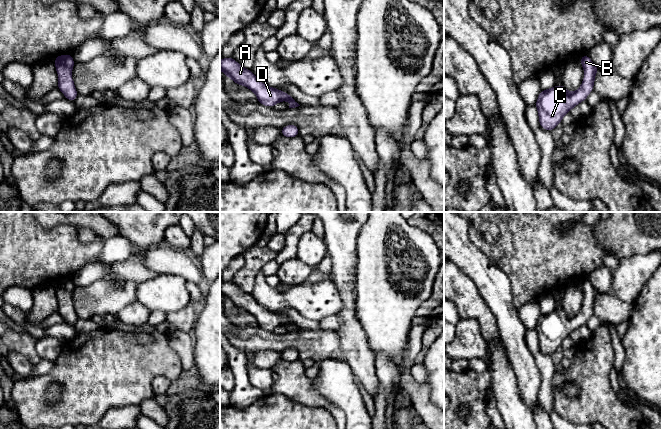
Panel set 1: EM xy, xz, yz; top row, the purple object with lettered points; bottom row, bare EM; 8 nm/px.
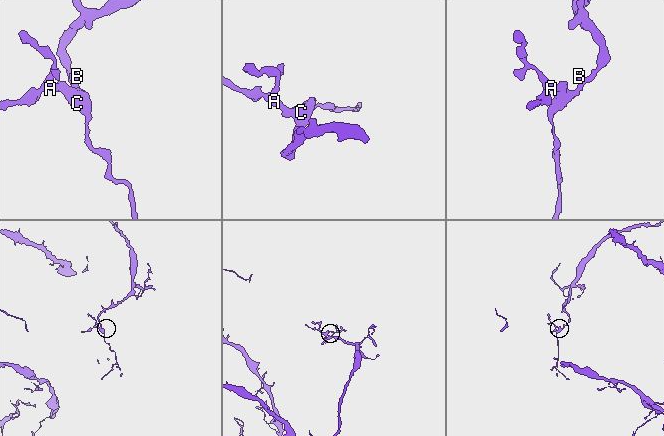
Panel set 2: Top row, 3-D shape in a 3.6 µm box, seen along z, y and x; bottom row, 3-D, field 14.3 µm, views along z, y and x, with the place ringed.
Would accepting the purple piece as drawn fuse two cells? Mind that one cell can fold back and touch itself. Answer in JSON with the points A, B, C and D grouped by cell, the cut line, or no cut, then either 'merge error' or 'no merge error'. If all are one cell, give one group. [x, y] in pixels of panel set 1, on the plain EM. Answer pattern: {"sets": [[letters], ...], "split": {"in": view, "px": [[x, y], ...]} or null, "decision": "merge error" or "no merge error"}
{"sets": [["A", "B", "C", "D"]], "split": null, "decision": "no merge error"}

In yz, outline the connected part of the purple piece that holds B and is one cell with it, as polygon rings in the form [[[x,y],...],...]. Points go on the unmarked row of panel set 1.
[[[587,278],[581,281],[580,286],[586,299],[578,314],[570,317],[563,309],[559,309],[540,316],[535,330],[538,333],[540,350],[544,354],[552,355],[566,337],[585,325],[588,317],[593,315],[595,298],[599,292],[592,287]]]

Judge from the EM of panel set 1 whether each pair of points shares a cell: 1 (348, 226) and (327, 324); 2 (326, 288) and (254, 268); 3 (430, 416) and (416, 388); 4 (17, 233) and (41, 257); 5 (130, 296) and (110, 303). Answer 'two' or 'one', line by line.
1: two
2: two
3: one
4: one
5: one

